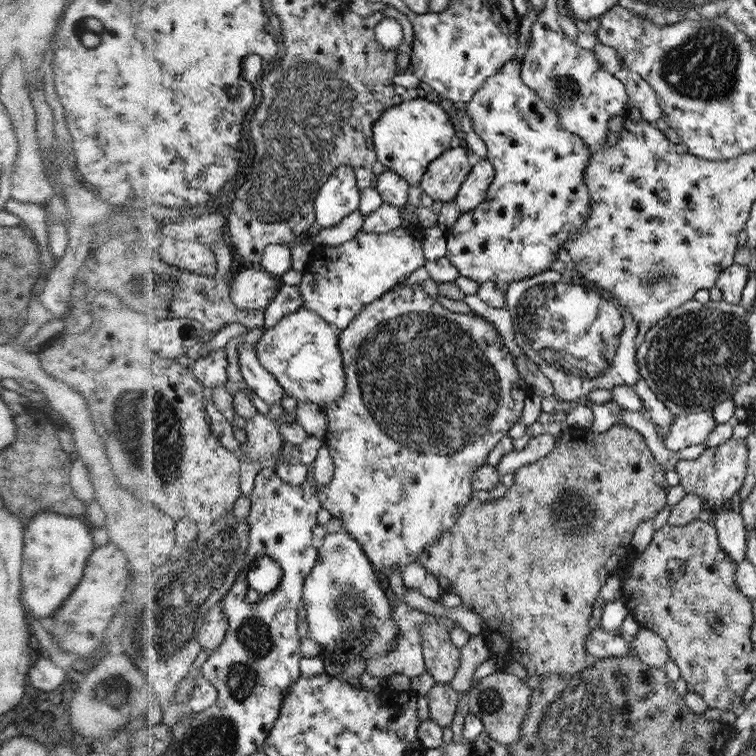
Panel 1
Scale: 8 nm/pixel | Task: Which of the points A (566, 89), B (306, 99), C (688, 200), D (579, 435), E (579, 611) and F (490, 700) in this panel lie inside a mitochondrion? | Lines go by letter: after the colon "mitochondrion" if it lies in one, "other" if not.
A: mitochondrion
B: mitochondrion
C: other
D: other
E: other
F: mitochondrion

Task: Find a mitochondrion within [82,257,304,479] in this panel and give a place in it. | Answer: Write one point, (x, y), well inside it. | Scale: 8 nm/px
(168, 291)

